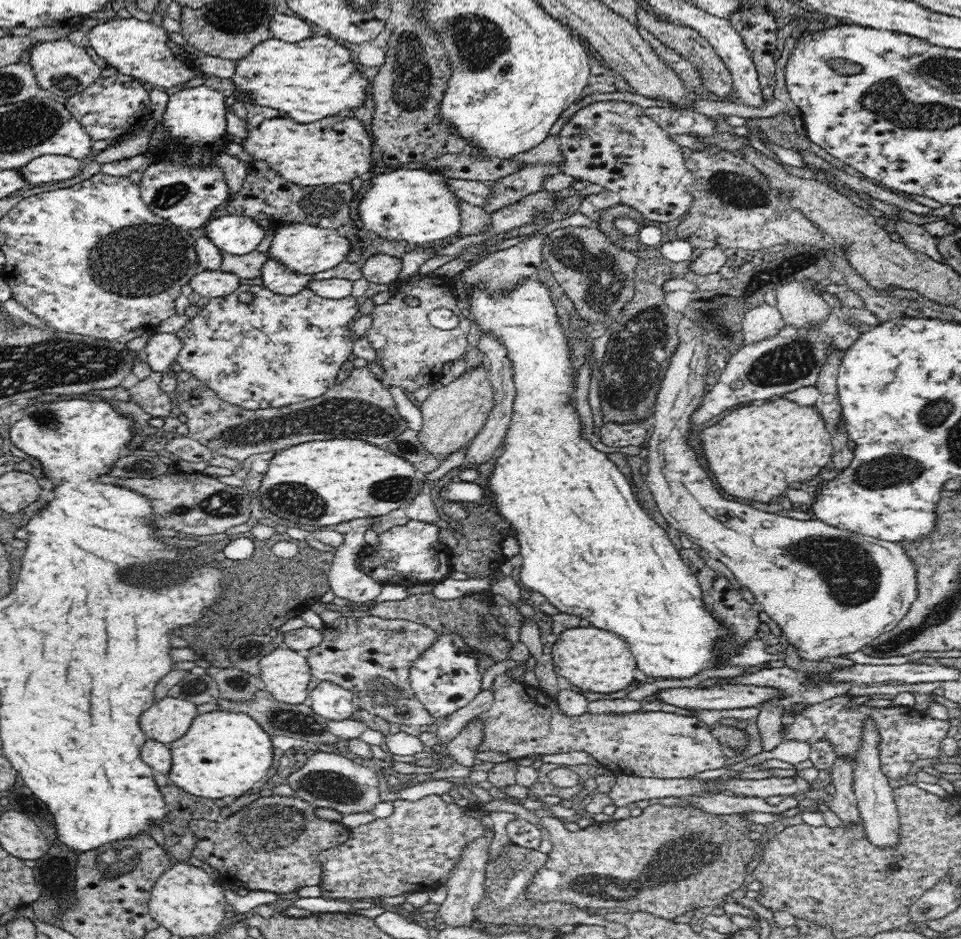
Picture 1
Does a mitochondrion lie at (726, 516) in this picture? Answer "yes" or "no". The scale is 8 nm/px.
no

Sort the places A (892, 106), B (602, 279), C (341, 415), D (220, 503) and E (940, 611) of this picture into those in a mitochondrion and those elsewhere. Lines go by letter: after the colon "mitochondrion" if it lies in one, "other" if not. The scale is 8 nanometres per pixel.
A: mitochondrion
B: mitochondrion
C: mitochondrion
D: mitochondrion
E: mitochondrion

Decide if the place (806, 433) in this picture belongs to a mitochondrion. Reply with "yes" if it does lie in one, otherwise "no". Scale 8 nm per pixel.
no

